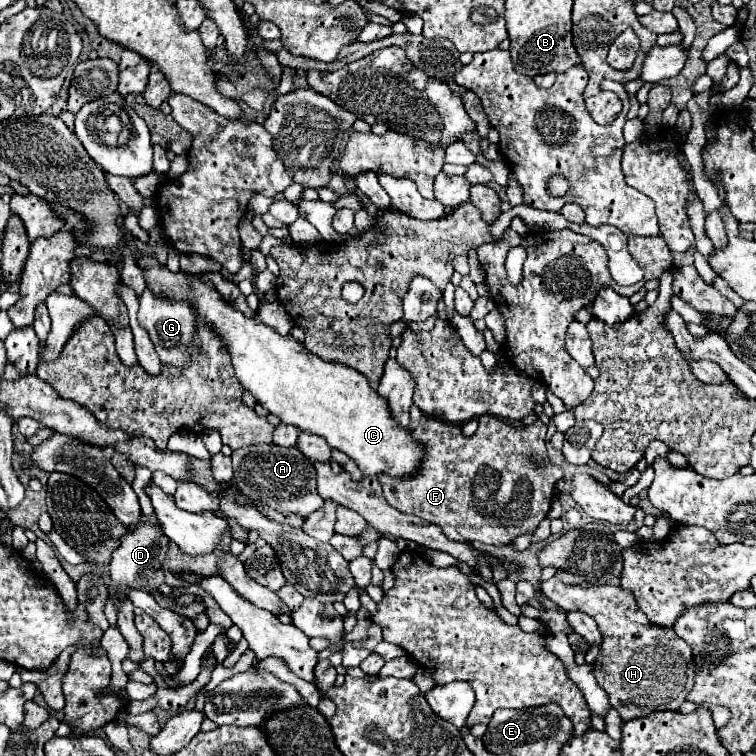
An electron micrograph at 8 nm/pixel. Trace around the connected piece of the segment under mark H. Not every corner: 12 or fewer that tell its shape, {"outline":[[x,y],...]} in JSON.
{"outline":[[539,591],[597,623],[599,687],[623,721],[675,711],[695,683],[691,647],[631,591]]}

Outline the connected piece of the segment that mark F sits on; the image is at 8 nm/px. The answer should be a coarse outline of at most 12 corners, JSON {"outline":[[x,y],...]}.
{"outline":[[429,419],[401,513],[455,541],[509,545],[549,513],[547,427]]}

